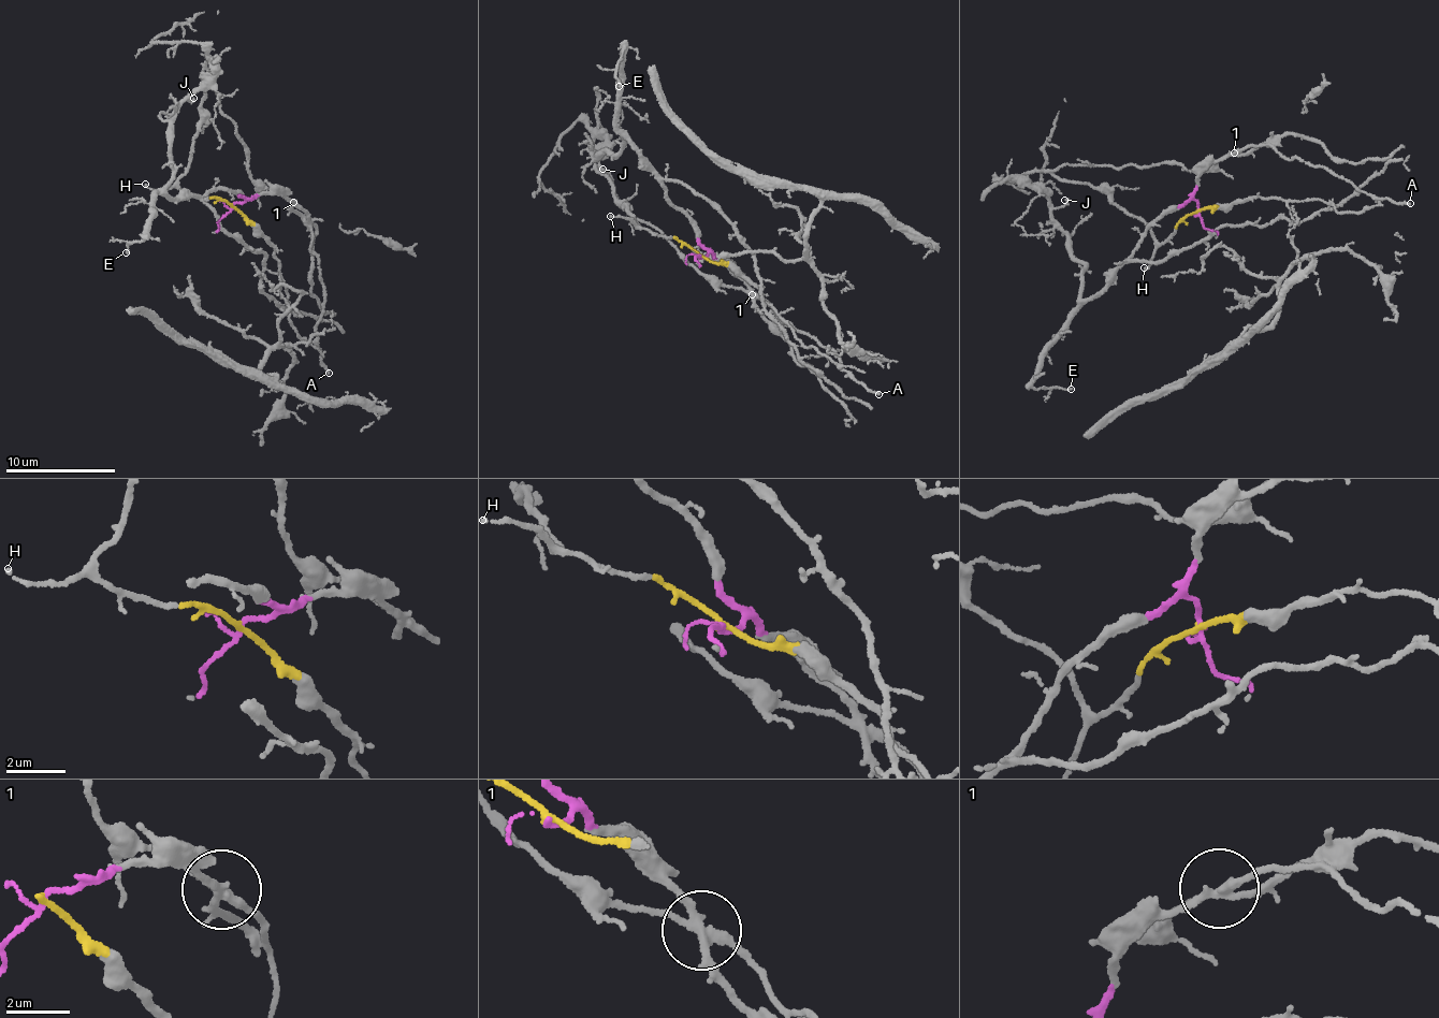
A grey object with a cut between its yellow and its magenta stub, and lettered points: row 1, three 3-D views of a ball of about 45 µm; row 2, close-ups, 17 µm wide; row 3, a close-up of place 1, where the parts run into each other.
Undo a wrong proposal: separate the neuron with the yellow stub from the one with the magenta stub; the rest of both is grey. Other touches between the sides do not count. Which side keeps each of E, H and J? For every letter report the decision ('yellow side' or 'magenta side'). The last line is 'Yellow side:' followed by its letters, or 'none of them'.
E: magenta side
H: yellow side
J: magenta side
Yellow side: H

